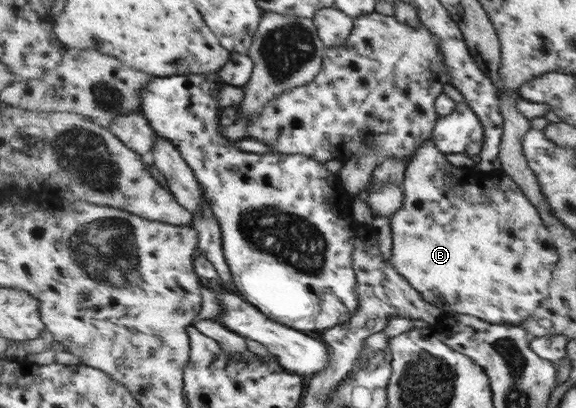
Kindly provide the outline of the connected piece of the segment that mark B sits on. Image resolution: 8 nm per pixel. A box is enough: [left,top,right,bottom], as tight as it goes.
[390,139,559,325]

